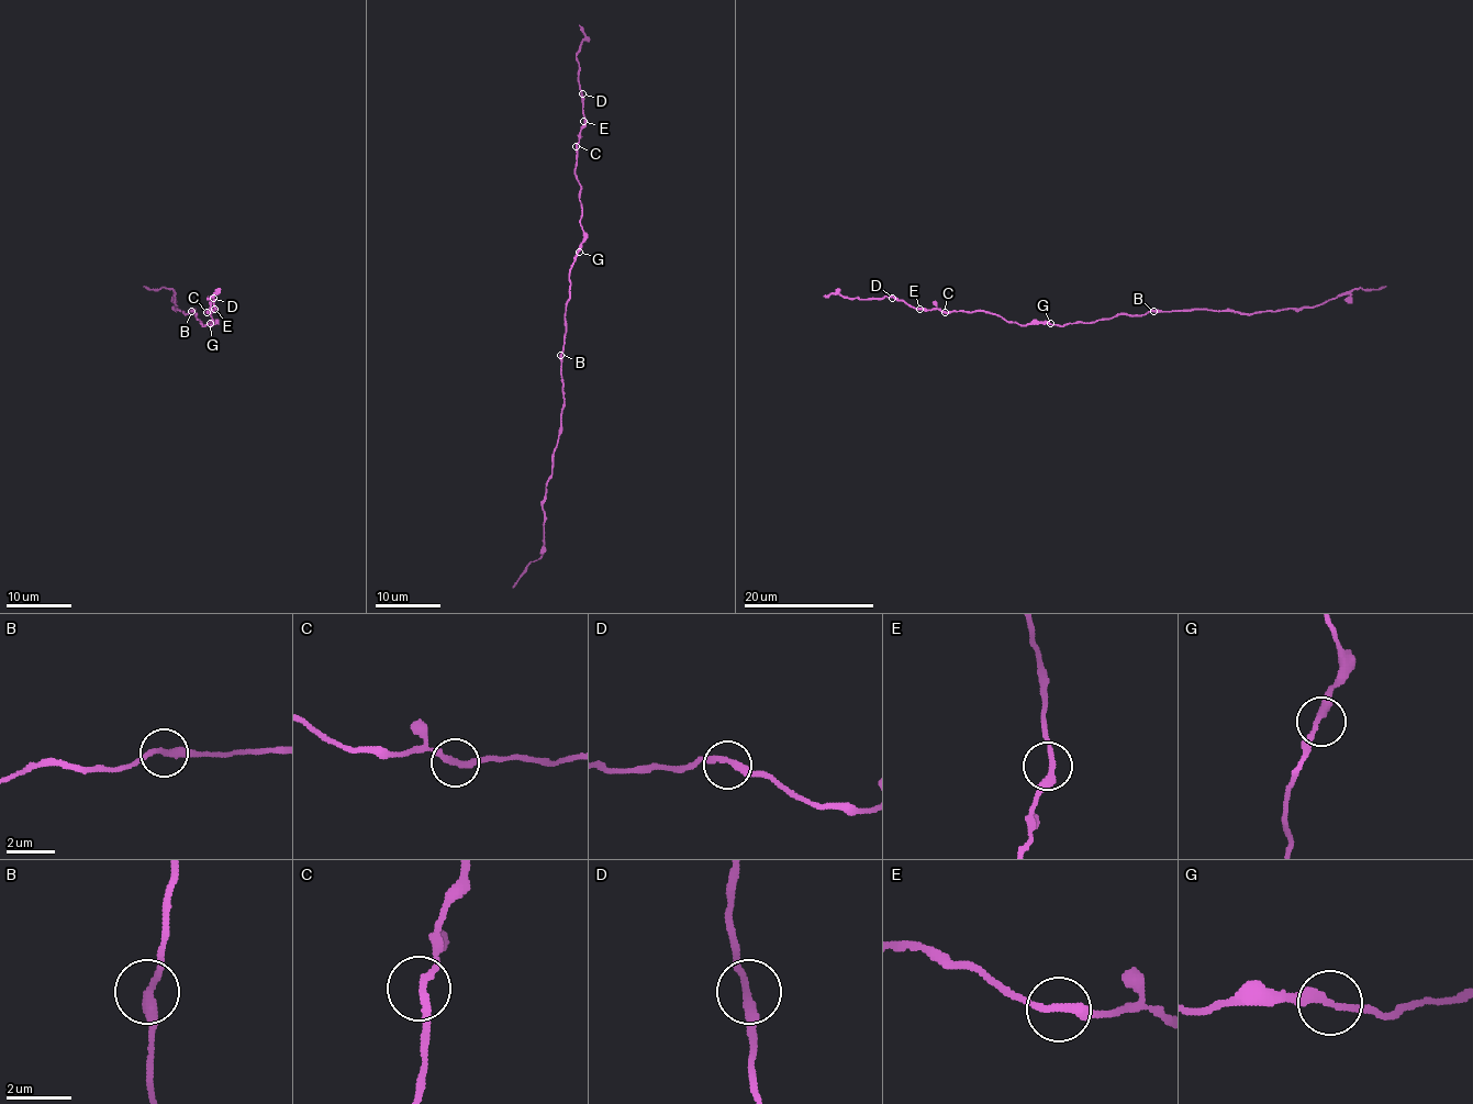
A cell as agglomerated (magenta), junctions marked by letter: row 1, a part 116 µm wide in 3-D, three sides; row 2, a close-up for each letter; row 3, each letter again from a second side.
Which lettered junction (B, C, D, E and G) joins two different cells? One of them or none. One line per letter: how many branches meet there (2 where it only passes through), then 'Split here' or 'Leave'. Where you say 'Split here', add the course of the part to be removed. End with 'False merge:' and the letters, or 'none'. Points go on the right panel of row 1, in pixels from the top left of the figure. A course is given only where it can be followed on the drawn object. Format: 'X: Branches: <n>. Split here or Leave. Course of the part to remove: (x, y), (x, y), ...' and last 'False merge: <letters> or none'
B: Branches: 2. Leave
C: Branches: 2. Leave
D: Branches: 2. Leave
E: Branches: 2. Leave
G: Branches: 2. Leave
False merge: none

